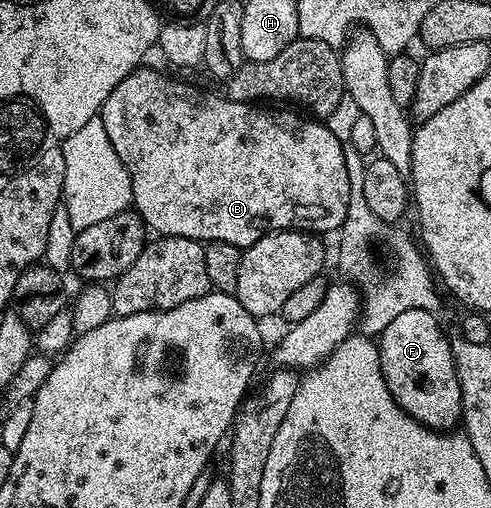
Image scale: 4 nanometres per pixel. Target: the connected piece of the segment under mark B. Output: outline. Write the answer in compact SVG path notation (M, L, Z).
M144 65L131 71L123 81L106 97L104 106L100 108L98 118L106 125L106 135L114 145L114 151L126 165L132 182L132 202L134 209L144 218L145 228L156 230L157 236L173 235L213 243L226 241L241 249L254 245L262 236L272 231L303 231L305 233L321 233L320 231L339 232L343 219L347 215L350 204L350 180L347 176L346 160L342 145L334 137L328 126L312 117L305 117L292 109L265 109L251 103L238 103L235 99L216 95L203 95L196 87L188 83L179 83L176 79L167 79L167 74L152 70Z

